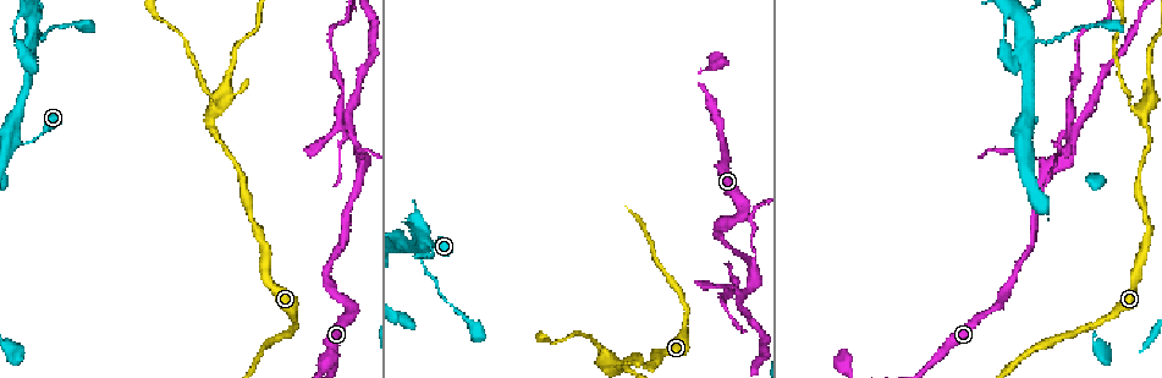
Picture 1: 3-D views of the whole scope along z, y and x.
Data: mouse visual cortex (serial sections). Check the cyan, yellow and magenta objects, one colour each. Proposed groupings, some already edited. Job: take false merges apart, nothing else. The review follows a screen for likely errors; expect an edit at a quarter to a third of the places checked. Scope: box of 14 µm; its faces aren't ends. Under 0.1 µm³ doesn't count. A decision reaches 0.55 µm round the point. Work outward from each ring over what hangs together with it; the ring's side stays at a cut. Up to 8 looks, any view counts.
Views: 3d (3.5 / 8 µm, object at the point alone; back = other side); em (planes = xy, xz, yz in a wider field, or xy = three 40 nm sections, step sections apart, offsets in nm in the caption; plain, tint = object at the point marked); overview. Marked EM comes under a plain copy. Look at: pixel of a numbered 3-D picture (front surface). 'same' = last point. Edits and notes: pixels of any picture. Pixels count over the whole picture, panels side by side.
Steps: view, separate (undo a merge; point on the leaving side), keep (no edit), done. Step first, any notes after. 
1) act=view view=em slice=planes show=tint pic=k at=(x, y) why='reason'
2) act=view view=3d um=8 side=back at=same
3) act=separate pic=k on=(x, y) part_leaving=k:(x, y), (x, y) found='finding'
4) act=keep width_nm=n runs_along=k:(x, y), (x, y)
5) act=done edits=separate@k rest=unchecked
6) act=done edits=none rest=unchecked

act=view view=3d um=8 pic=1 at=(1076, 133) why='thin neck'

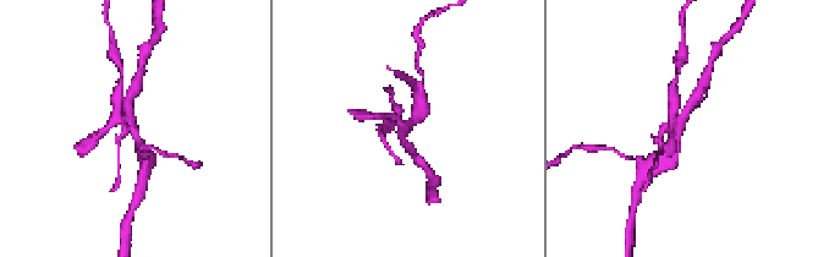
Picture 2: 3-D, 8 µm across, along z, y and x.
act=view view=em slice=xy step=5 show=tint pic=2 at=(407, 126)

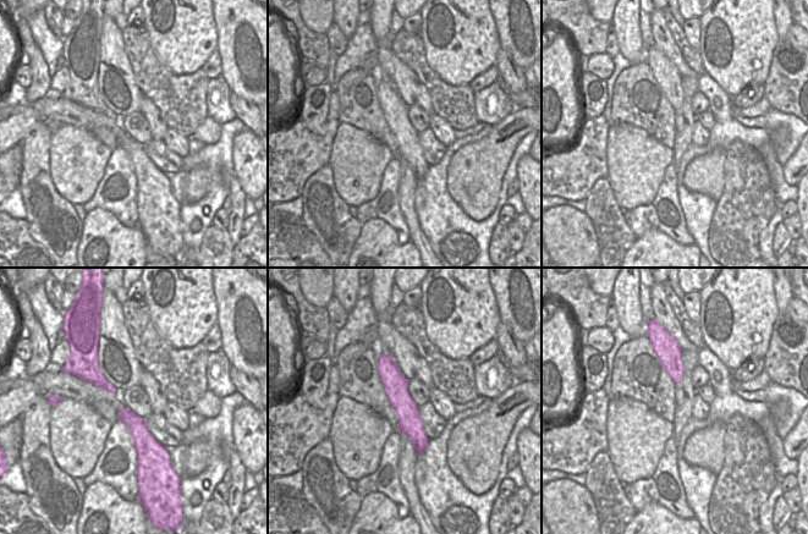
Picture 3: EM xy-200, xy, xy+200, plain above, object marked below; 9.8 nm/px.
act=separate pic=2 on=(673, 96) part_leaving=2:(676, 119), (674, 85), (679, 67) found='two cells meet here'

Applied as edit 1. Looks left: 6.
act=view view=overview

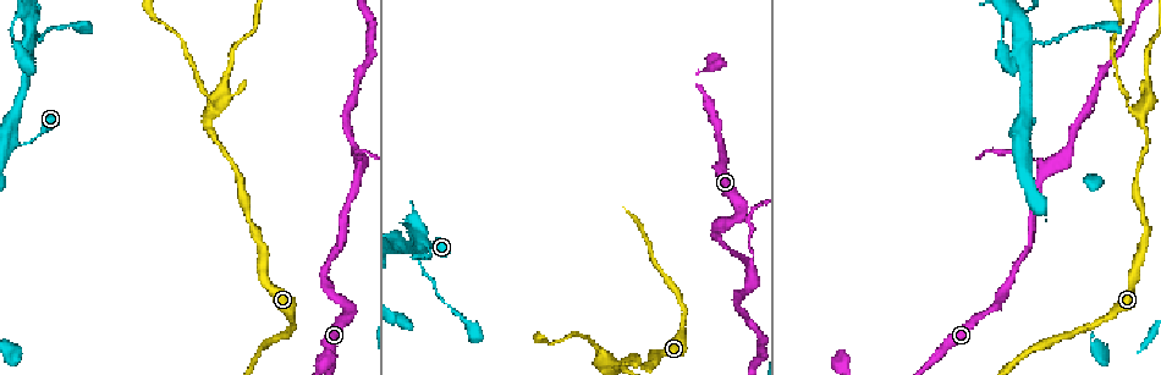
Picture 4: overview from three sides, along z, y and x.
act=view view=3d um=3.5 pic=4 at=(211, 115) why='two arms in line, one across'

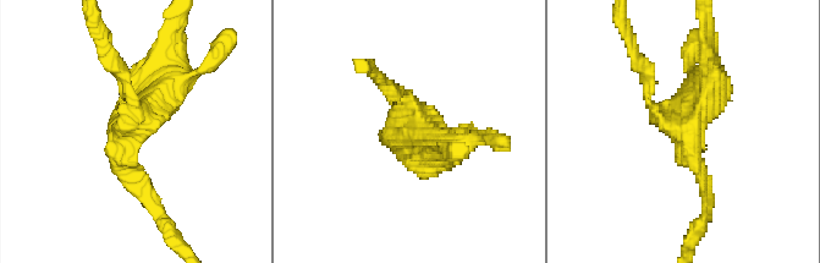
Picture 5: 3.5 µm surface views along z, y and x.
act=view view=em slice=xy step=2 show=tint pic=5 at=(403, 128) why='need the tissue'

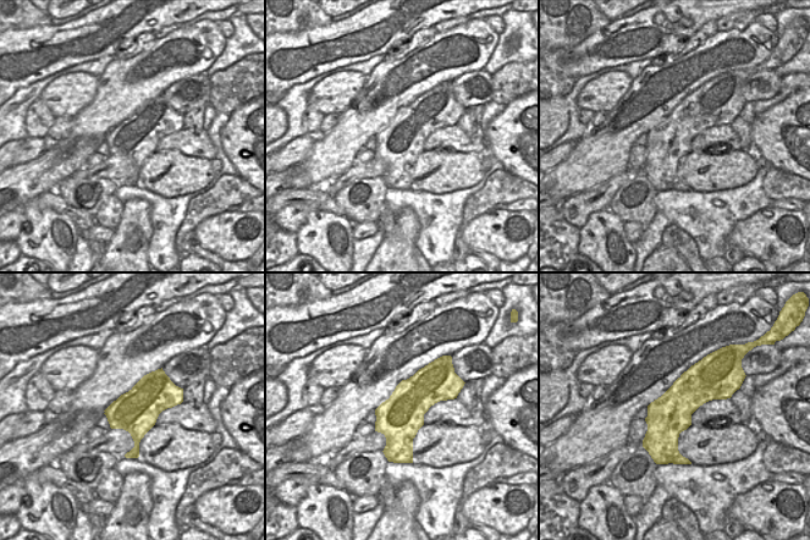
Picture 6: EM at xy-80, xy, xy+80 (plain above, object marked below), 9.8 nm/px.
act=view view=em slice=xy step=3 show=tint at=same

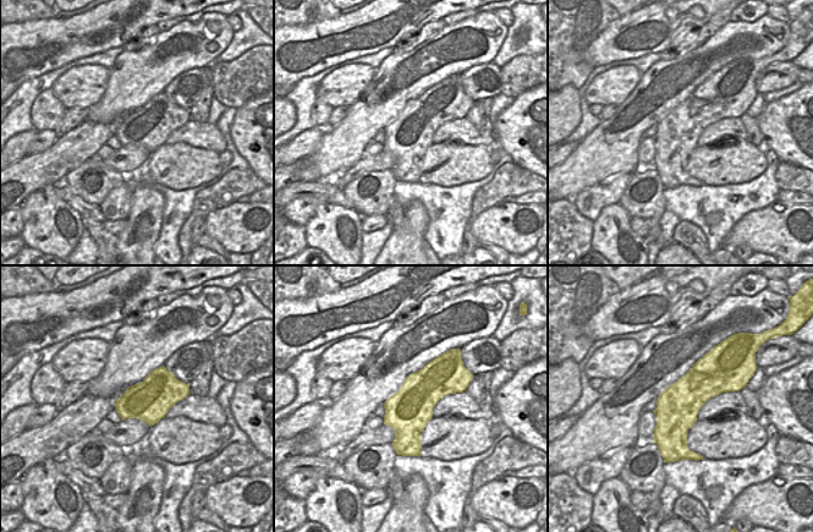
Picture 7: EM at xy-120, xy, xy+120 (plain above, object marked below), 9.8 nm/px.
act=separate pic=5 on=(124, 69) arm_widths_nm=100,200,450 found='a second cell is stuck on'

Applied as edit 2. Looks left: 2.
act=done edits=separate@2,separate@5 rest=unchecked

